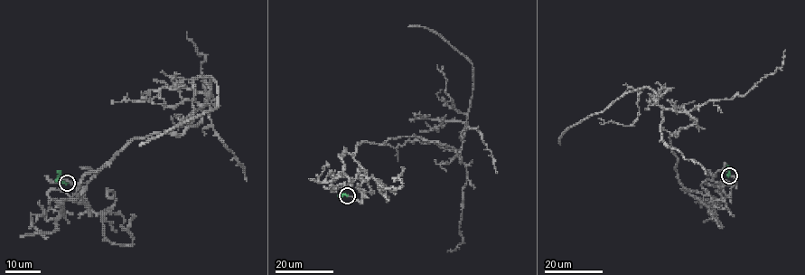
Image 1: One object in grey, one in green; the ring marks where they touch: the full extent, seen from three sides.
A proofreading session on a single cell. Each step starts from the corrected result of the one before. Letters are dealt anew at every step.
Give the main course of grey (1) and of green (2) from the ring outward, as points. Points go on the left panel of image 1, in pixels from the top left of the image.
1: (66, 184), (87, 188), (88, 205), (79, 183), (134, 139), (197, 125), (210, 76), (216, 108), (140, 146)
2: (66, 184), (58, 178), (57, 170)

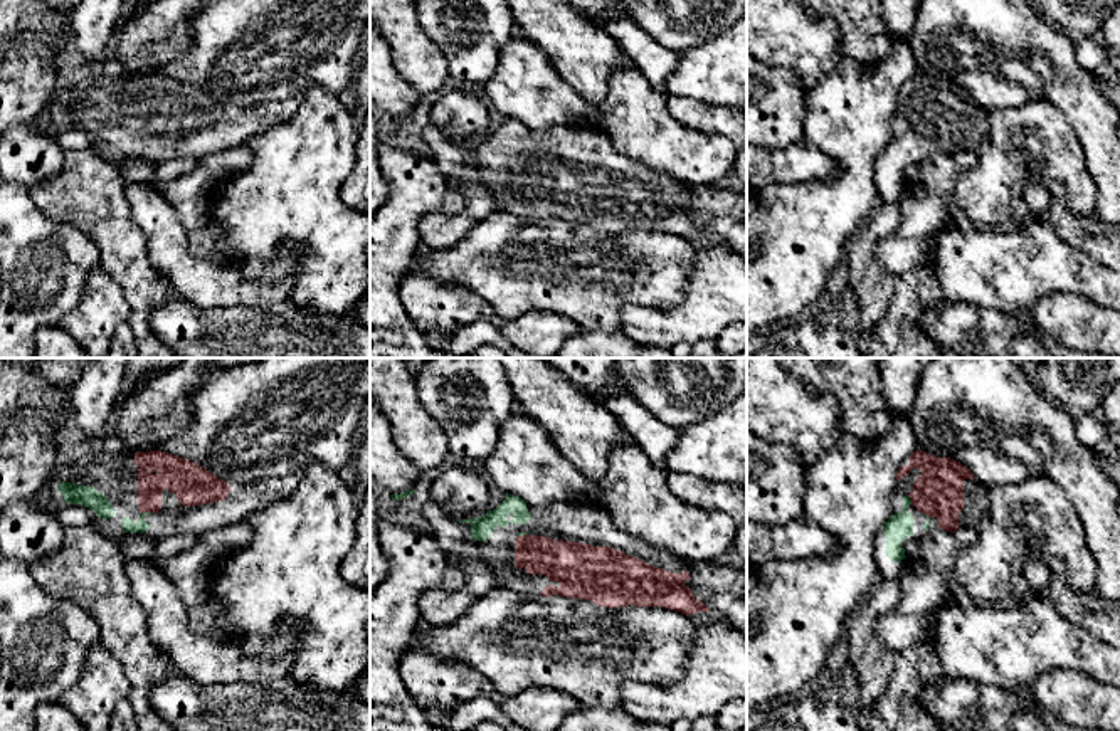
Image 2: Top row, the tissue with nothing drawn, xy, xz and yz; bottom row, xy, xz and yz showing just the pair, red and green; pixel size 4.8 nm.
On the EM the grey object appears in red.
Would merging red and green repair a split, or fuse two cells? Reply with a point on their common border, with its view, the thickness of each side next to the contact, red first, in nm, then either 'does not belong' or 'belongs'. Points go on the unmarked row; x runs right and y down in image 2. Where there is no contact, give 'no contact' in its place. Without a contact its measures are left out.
xy (147, 135) | 180/60 nm | belongs

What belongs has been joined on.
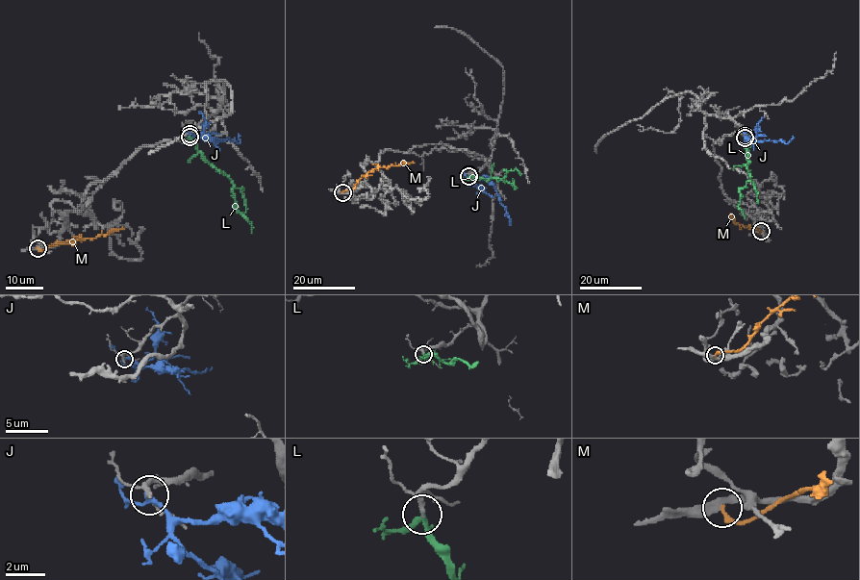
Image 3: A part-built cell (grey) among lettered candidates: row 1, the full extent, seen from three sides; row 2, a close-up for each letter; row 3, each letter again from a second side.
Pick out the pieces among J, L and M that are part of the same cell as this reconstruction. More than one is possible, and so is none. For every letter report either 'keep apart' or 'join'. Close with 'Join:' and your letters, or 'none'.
J: keep apart
L: join
M: keep apart
Join: L

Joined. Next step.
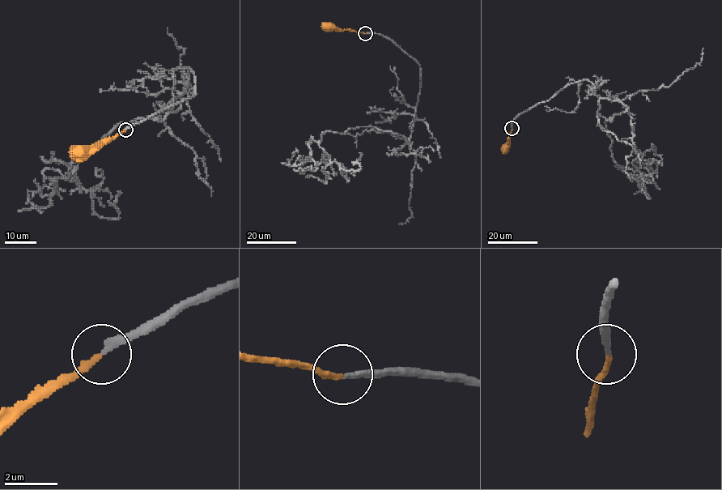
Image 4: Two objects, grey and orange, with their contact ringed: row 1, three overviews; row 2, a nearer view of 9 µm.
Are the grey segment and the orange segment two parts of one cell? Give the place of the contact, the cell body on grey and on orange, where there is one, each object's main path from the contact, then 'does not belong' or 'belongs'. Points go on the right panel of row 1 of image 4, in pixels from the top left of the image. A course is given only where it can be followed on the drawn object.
(511, 128) | grey none | orange (505, 148) | grey via (511, 128), (588, 79), (627, 108), (605, 121), (609, 146), (649, 198), (631, 176) | orange via (511, 128), (509, 141), (503, 147) | belongs

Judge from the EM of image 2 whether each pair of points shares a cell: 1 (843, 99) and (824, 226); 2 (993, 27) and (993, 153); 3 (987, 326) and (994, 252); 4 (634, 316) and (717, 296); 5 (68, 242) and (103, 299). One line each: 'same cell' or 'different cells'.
1: same cell
2: different cells
3: different cells
4: same cell
5: different cells

